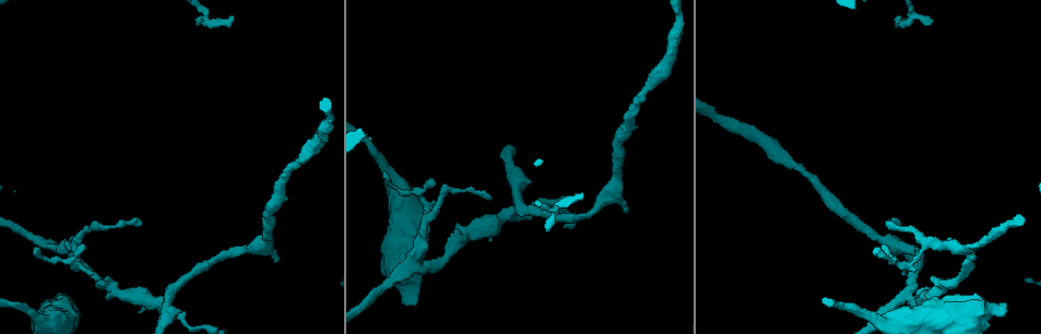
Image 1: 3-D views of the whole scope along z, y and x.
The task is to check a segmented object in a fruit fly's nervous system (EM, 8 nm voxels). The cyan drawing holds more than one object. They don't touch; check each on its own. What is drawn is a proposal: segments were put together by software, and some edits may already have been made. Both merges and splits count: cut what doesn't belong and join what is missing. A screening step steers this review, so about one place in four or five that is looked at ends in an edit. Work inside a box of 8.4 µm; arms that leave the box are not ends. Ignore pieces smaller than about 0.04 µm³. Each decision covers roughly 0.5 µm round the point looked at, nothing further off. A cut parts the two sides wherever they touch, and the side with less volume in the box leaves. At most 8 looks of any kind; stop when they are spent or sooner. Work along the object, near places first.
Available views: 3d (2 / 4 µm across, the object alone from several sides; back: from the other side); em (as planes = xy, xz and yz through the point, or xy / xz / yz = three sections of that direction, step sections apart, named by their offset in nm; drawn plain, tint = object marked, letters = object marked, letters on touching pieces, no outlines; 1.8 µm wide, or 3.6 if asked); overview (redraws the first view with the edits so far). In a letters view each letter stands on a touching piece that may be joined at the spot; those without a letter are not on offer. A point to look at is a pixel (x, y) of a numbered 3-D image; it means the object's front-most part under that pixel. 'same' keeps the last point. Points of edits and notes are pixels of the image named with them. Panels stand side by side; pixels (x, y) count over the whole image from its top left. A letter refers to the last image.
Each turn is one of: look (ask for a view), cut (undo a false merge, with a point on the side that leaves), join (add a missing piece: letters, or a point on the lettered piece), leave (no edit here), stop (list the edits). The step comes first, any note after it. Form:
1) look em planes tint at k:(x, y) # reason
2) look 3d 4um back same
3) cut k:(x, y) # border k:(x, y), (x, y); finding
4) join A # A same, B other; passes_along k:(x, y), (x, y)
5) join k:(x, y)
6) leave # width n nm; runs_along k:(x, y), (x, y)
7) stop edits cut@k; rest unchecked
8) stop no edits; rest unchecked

look 3d 2um at 1:(34, 252) # an open end

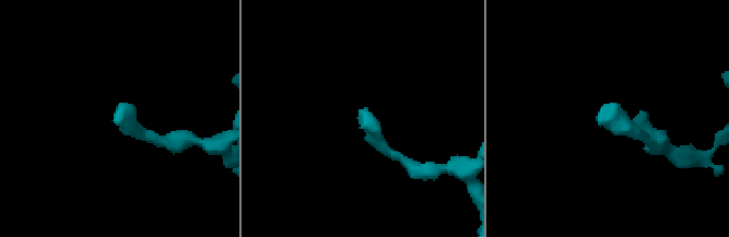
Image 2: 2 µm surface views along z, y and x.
look em 3.6um planes letters at 2:(364, 110)

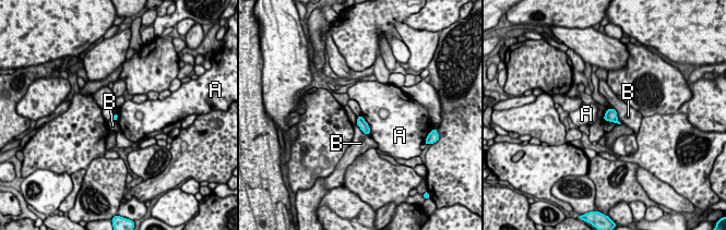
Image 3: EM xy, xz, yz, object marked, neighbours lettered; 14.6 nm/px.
leave # A other, B other; border 3:(360, 116), (368, 124), (370, 134); no lettered piece goes on from it

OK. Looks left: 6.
look em planes letters at 1:(417, 266) # sharp bend

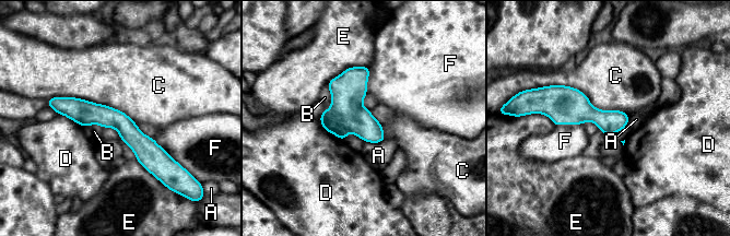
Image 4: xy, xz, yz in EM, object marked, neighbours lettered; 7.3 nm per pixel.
leave # A other, B other, C other, D other, E other, F other; border 4:(542, 86), (630, 115); one neuron here

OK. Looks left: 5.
look 3d 4um at 1:(404, 301) # stops while still wide

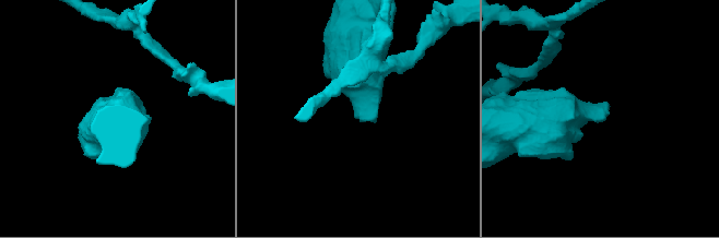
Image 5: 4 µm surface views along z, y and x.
look em 3.6um yz step 16 tint at 5:(359, 117) # now the EM

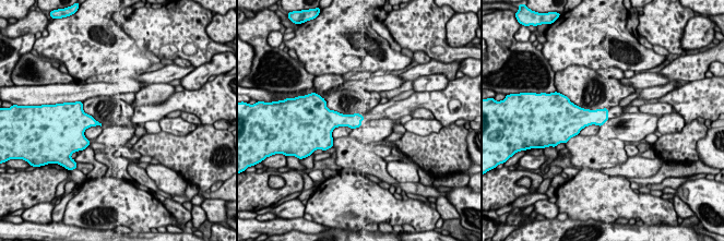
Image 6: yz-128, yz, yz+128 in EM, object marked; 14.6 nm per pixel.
look em 3.6um xz step 8 letters same

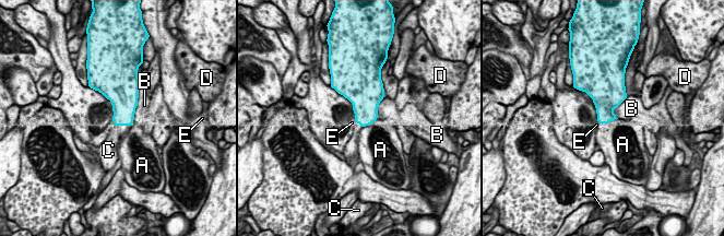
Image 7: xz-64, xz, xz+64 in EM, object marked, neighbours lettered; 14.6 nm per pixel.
join C # A other, B other, C same, D other, E other; it goes on there

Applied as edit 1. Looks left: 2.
stop edits join@7; rest unchecked

